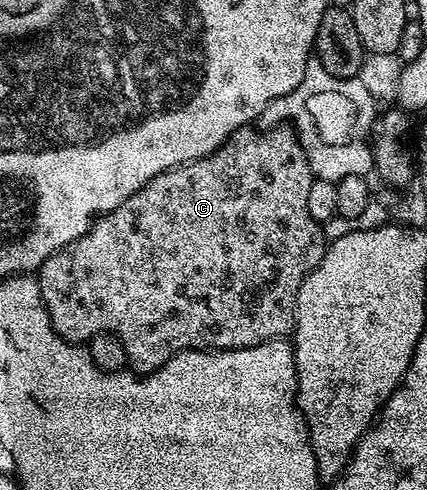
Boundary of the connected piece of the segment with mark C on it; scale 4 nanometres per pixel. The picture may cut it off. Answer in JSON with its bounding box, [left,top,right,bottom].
[38,126,326,377]

